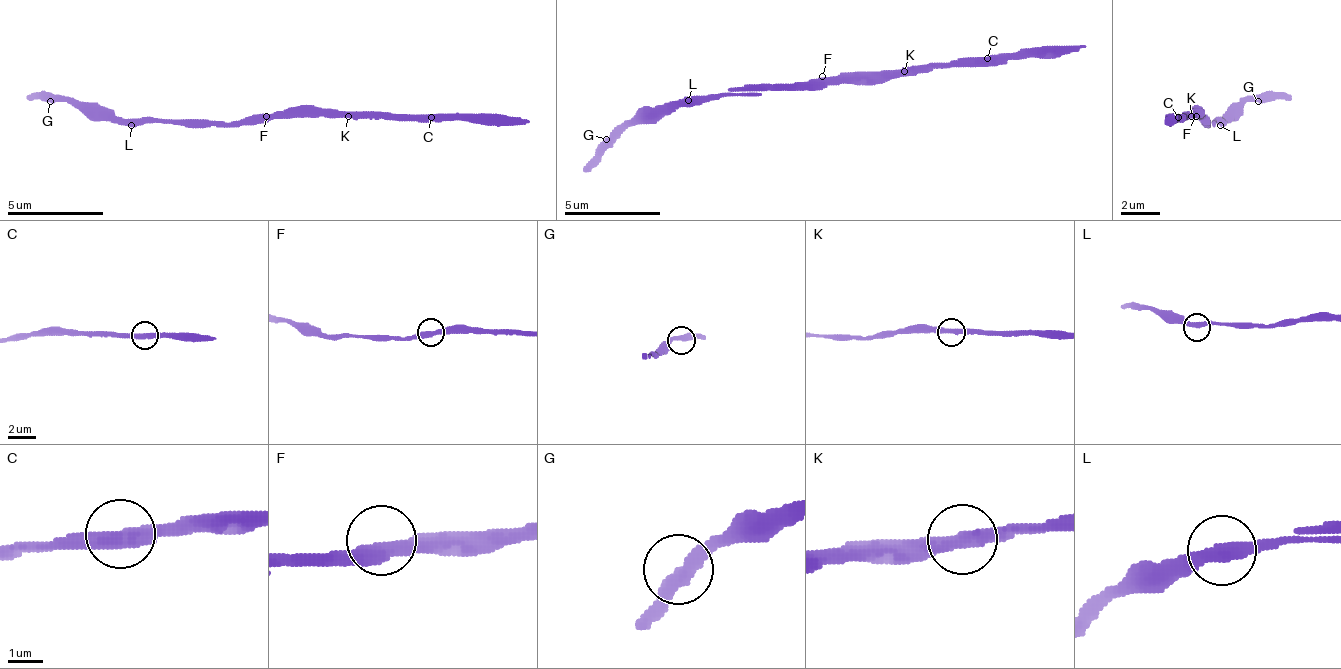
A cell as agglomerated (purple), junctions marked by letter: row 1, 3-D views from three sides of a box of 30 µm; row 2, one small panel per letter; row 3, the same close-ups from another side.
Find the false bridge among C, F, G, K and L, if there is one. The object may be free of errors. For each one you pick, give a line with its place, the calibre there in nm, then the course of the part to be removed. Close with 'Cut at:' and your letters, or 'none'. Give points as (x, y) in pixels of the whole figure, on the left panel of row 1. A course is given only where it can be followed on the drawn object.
Cut at: none

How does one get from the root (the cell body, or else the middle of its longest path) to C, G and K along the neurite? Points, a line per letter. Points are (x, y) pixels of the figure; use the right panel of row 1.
C: (1205, 121), (1200, 116), (1176, 116)
G: (1205, 121), (1210, 125), (1220, 121), (1239, 101), (1258, 101)
K: (1205, 121), (1200, 116), (1191, 116)

